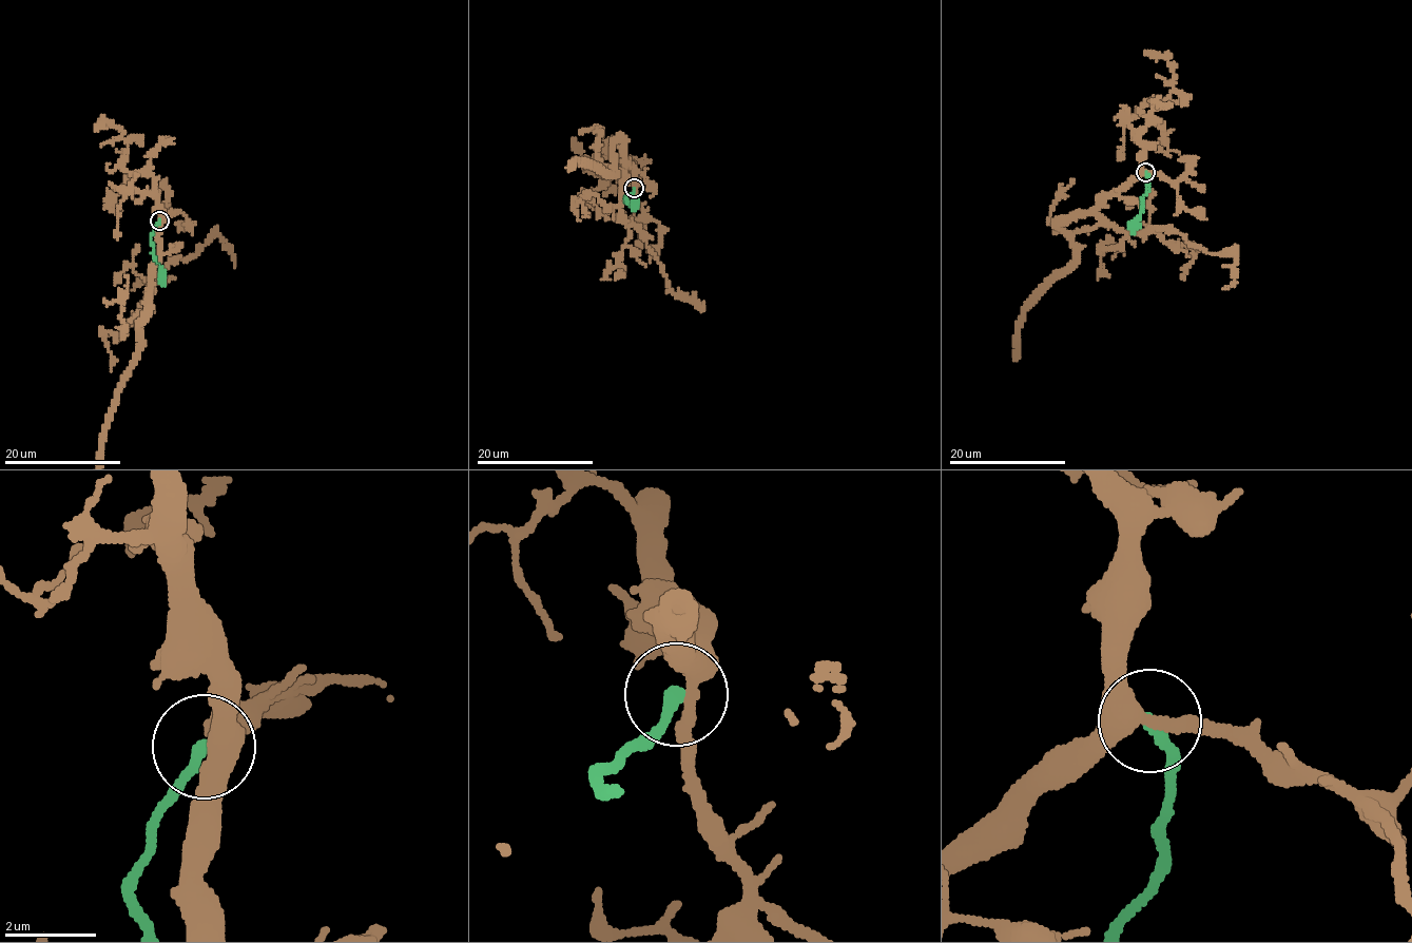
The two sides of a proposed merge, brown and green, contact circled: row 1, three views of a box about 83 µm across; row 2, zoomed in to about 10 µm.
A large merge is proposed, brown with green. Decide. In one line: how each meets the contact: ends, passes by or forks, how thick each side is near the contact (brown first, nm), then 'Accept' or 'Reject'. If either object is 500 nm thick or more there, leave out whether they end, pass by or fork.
At the ring brown passes by. At the ring green ends. Thickness 360 nm (brown) against 280 nm. Reject

